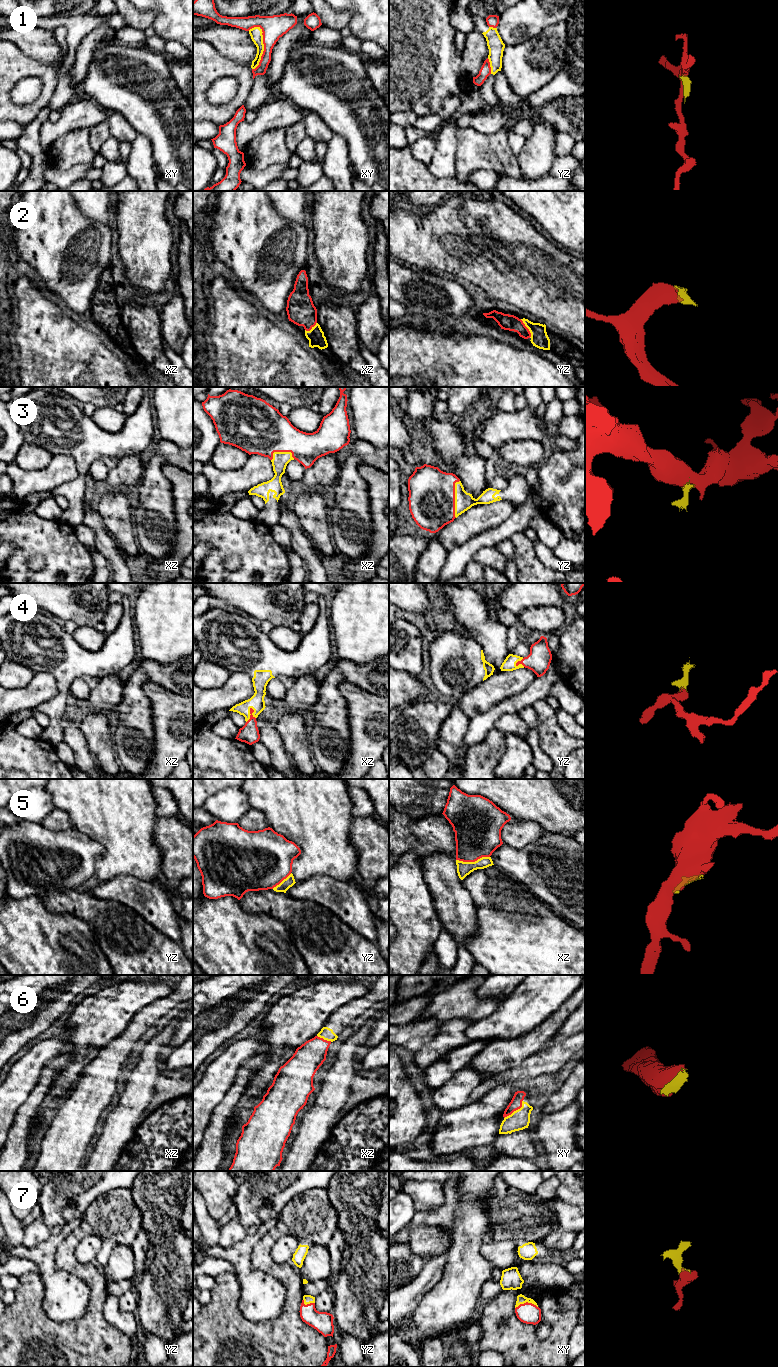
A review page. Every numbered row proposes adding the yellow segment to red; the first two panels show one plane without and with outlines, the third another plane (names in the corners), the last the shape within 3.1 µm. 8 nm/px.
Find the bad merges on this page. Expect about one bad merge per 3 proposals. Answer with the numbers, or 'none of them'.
1, 5

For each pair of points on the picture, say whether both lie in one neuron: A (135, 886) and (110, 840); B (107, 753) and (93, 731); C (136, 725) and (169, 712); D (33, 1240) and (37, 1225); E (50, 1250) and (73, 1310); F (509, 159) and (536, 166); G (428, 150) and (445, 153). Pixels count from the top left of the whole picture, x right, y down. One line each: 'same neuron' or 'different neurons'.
A: different neurons
B: same neuron
C: different neurons
D: same neuron
E: same neuron
F: different neurons
G: different neurons

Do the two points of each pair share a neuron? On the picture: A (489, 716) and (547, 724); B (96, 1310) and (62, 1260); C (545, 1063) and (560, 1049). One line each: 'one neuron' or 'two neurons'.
A: two neurons
B: one neuron
C: one neuron

